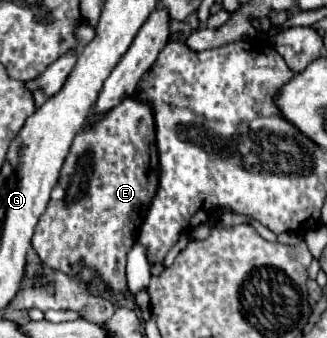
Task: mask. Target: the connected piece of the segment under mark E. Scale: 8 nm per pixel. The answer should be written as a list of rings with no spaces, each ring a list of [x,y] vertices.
[[[140,98],[122,100],[90,132],[84,124],[32,236],[32,248],[40,260],[54,270],[84,280],[90,280],[88,268],[92,268],[112,292],[126,290],[126,252],[134,246],[156,194],[158,168],[154,112]]]

